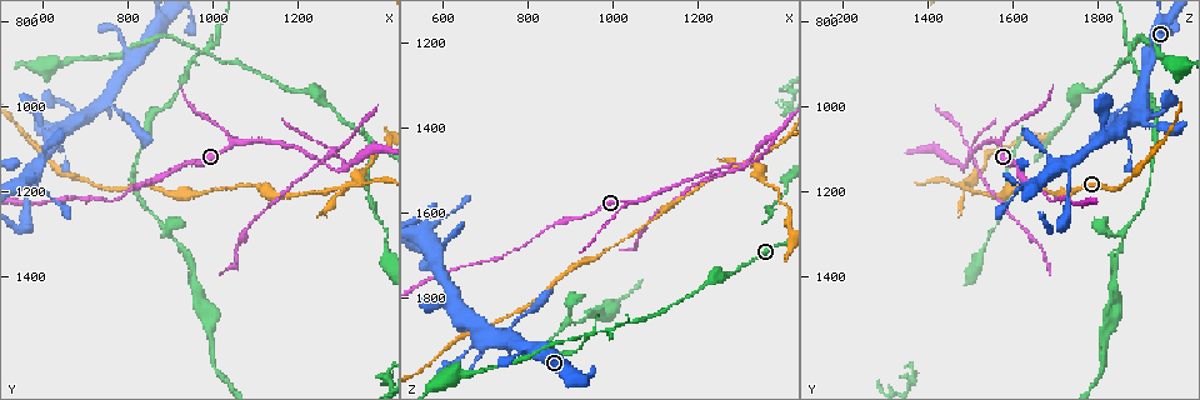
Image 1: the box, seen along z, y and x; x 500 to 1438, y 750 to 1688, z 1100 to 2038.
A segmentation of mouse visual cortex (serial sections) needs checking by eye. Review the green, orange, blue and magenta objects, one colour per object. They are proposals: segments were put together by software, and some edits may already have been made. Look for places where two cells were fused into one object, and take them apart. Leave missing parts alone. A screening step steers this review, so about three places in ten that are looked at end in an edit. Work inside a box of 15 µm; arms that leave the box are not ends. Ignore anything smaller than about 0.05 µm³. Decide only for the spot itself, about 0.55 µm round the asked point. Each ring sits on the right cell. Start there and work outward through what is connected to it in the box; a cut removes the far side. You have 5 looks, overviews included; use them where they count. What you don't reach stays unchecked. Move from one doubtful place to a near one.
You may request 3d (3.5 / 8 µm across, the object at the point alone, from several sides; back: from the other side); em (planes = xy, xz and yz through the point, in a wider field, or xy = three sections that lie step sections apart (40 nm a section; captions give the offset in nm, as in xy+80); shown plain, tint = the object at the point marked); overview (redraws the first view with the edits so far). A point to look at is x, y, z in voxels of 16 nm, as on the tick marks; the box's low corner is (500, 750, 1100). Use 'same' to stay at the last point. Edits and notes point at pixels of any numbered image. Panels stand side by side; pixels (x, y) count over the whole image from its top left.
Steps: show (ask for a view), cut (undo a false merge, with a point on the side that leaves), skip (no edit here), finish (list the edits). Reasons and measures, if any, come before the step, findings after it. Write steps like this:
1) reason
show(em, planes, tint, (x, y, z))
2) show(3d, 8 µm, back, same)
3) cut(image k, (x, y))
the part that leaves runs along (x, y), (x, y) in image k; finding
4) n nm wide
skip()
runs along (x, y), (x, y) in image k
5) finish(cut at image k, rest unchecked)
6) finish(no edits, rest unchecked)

abrupt turn
show(3d, 3.5 µm, (1040, 1070, 1580))

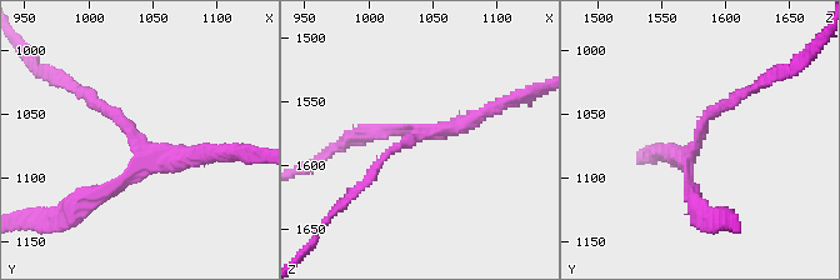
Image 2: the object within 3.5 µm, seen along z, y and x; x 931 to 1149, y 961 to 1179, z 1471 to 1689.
shape alone is not enough
show(em, xy, step 1, tint, (1040, 1072, 1580))

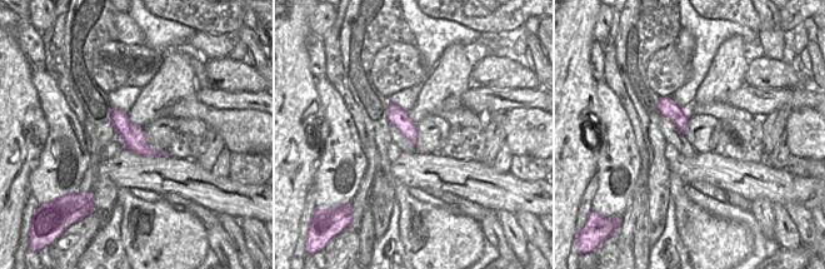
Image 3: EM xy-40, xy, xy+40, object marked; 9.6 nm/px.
skip()
continuous, no second cell

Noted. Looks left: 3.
arms run side by side
show(3d, 8 µm, (1300, 1145, 1490))

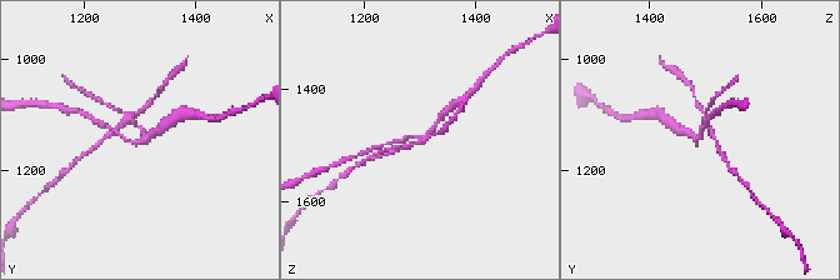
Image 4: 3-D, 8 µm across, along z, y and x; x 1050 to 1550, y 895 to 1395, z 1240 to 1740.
closer look
show(3d, 3.5 µm, (1300, 1140, 1485))

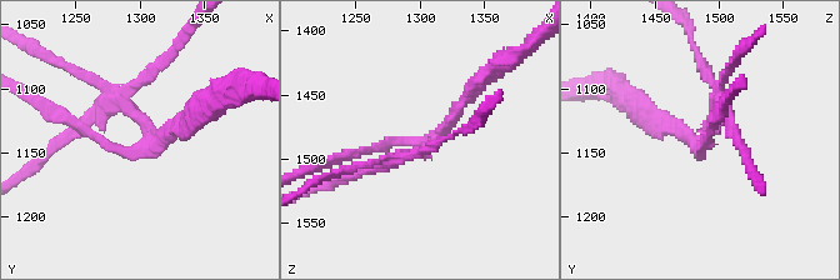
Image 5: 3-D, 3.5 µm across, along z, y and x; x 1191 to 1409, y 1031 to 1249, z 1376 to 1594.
show(em, xy, step 2, tint, (1302, 1146, 1488))

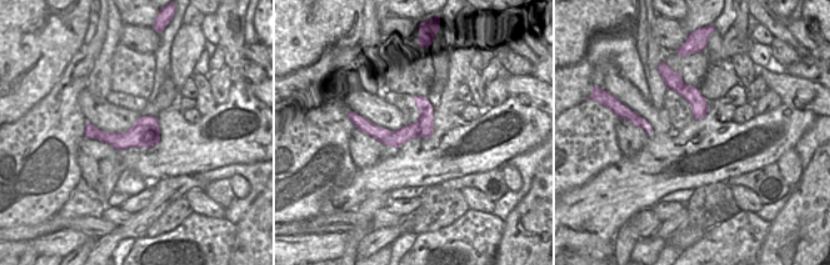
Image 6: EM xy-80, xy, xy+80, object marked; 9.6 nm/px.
4 arms; arms of 150, 150, 200, 200 nm
cut(image 5, (114, 108))
the part that leaves runs along (430, 144), (343, 180) in image 5; two cells meet here

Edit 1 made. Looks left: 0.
finish(cut at image 5, rest unchecked)

